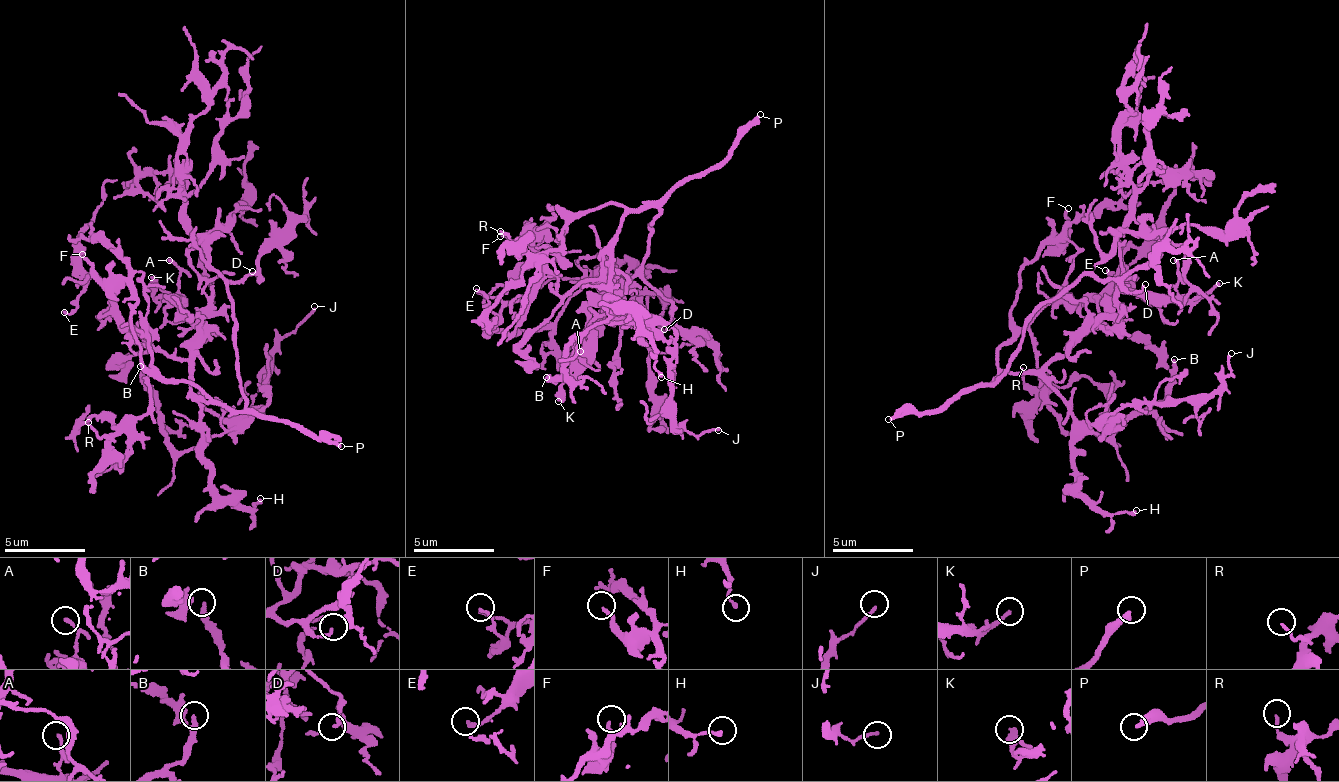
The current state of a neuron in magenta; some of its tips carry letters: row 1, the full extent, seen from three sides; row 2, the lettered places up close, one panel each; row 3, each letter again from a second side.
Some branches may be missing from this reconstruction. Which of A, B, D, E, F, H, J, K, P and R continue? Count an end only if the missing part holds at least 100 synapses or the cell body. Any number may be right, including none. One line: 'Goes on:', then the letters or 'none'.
Goes on: P

